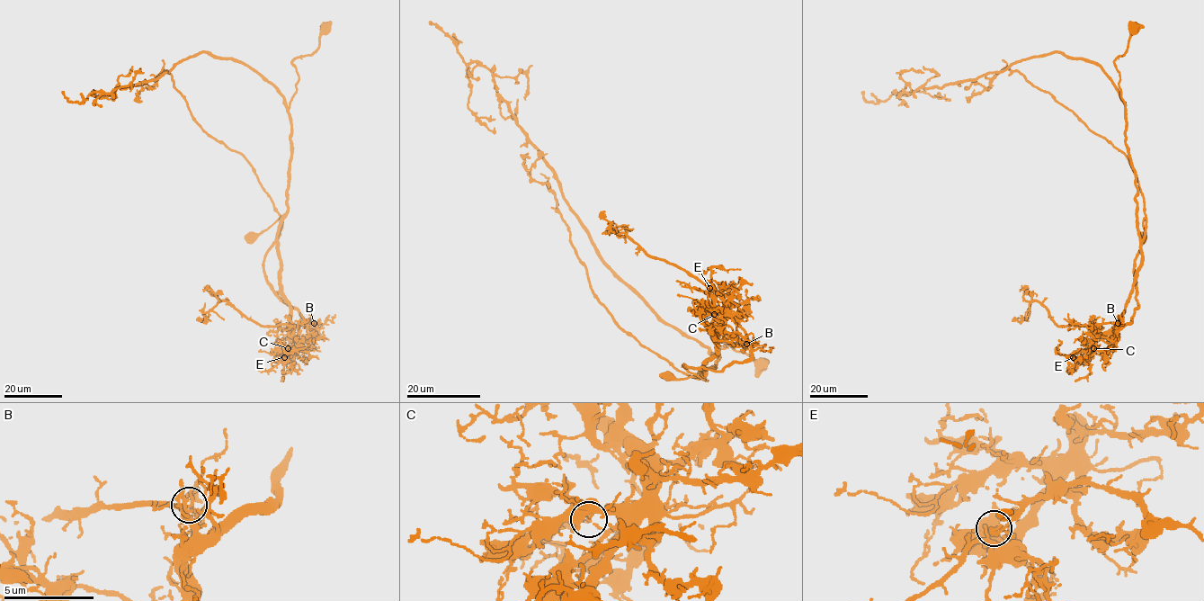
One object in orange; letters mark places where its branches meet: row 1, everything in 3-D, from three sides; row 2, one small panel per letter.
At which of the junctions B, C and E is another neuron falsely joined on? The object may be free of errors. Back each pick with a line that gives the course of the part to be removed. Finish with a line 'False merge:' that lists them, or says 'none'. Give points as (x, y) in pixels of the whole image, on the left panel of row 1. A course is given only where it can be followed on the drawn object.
C: course (288, 348), (317, 324), (267, 279), (281, 216), (163, 67), (142, 87), (155, 87)
False merge: C

